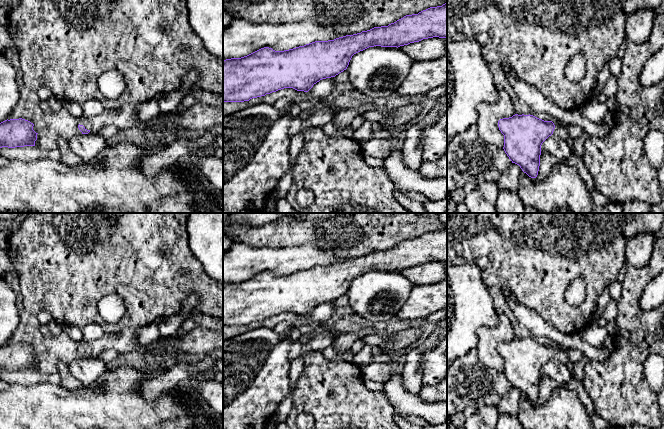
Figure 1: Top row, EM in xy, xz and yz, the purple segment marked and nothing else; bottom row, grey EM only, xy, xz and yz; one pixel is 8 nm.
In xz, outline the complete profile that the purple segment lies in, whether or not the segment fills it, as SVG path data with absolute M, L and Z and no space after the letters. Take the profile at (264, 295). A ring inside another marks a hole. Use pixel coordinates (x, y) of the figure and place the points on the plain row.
M447 227L418 238L406 239L388 250L328 265L315 265L284 275L264 271L241 282L223 285L223 326L244 326L284 312L308 316L322 303L335 301L347 293L352 280L369 271L400 271L423 263L447 261Z

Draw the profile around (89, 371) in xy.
M99 357L81 358L72 361L69 365L72 366L70 368L72 375L85 388L100 388L104 384L102 377L109 371L107 363Z

